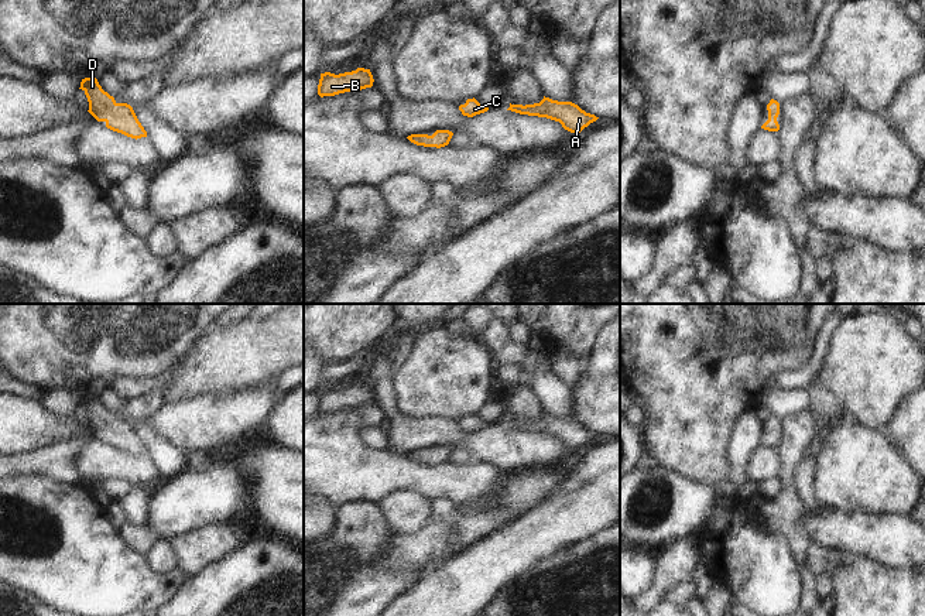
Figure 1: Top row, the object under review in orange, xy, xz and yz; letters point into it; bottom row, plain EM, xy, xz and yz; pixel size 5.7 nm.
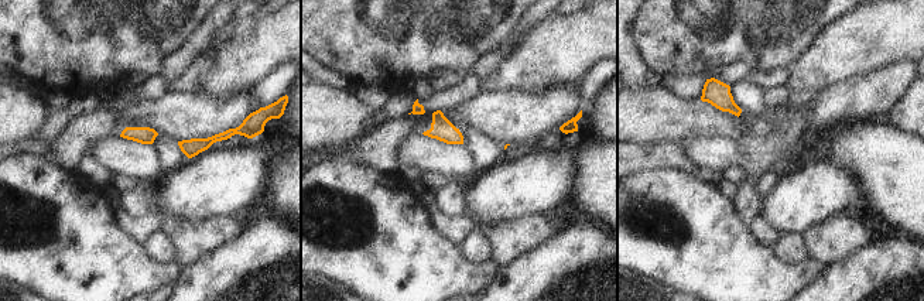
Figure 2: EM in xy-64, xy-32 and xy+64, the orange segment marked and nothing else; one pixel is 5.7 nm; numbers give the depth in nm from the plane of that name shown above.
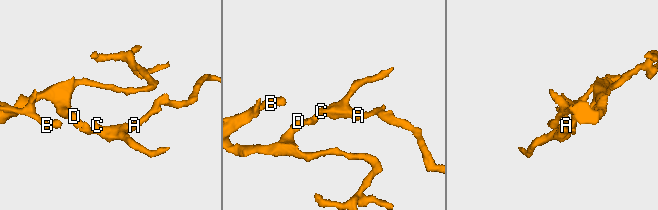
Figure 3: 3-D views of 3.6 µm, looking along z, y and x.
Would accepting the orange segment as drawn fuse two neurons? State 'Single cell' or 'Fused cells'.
Single cell

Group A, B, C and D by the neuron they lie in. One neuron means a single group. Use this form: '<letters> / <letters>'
A B C D

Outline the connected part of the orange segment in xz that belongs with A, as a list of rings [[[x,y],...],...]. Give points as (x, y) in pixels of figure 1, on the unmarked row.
[[[545,413],[539,420],[534,421],[523,422],[510,420],[507,427],[559,438],[565,446],[576,451],[599,435],[595,431],[586,430],[572,418],[558,418]]]

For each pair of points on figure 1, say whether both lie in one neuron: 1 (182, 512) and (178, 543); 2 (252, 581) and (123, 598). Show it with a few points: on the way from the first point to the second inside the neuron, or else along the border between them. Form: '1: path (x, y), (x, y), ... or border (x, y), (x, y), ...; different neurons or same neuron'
1: border (211, 523), (167, 540); different neurons
2: border (187, 578), (167, 601); different neurons

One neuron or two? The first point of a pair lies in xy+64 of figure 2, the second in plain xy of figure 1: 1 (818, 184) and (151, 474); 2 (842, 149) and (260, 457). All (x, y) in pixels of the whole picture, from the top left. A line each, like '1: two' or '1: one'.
1: two
2: one

